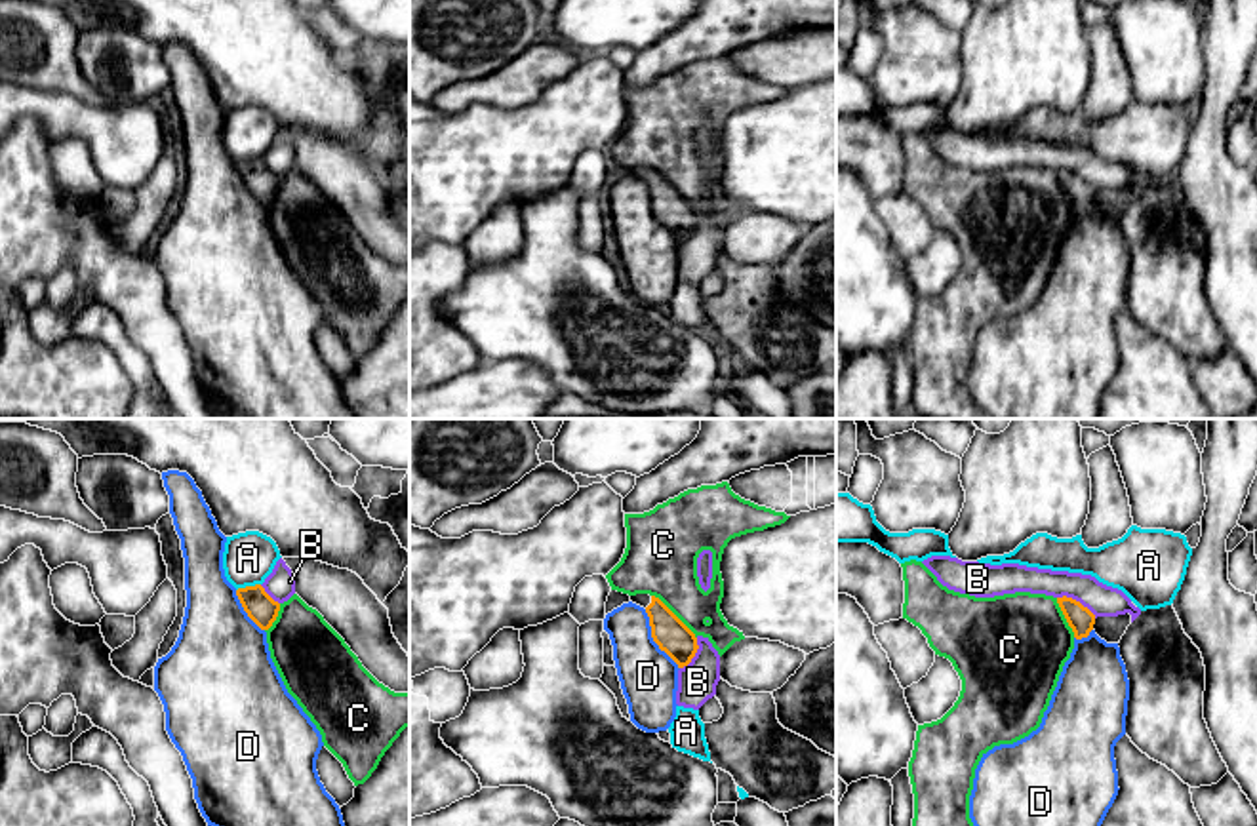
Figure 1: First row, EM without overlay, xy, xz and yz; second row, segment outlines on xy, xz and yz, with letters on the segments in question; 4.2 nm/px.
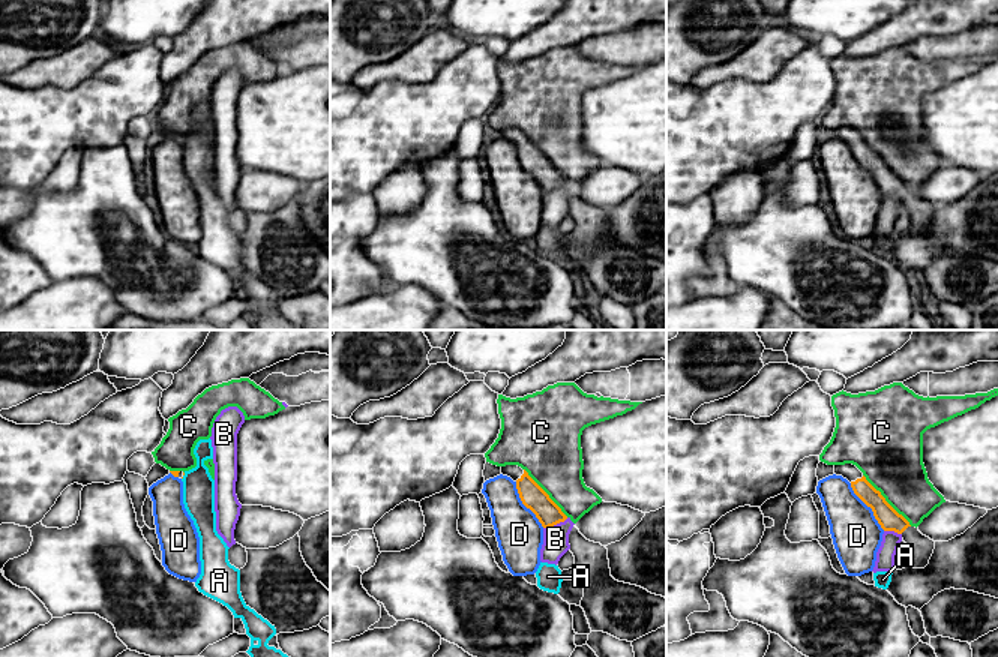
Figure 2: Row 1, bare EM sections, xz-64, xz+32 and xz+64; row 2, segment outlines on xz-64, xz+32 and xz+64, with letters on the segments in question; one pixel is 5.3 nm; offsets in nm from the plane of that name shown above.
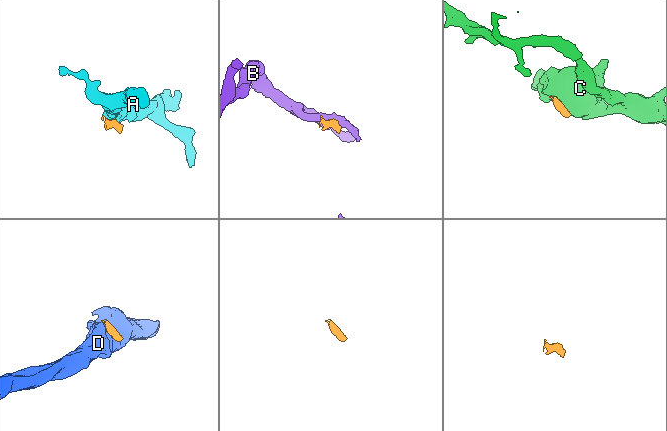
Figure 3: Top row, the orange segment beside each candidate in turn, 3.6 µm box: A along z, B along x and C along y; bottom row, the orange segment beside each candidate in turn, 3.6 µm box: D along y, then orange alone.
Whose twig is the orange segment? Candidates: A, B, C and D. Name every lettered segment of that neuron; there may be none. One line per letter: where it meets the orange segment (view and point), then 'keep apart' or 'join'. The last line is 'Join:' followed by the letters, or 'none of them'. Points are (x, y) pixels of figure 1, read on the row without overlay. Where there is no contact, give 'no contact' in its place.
A: xy (248, 160) | keep apart
B: yz (1075, 174) | keep apart
C: xz (675, 189) | keep apart
D: xz (654, 214) | keep apart
Join: none of them

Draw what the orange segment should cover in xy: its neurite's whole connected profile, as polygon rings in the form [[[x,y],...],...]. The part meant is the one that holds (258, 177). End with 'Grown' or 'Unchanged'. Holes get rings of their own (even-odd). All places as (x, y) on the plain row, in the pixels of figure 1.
[[[261,158],[238,162],[236,169],[248,190],[261,202],[269,204],[278,190],[280,177],[274,175]]]. Unchanged

